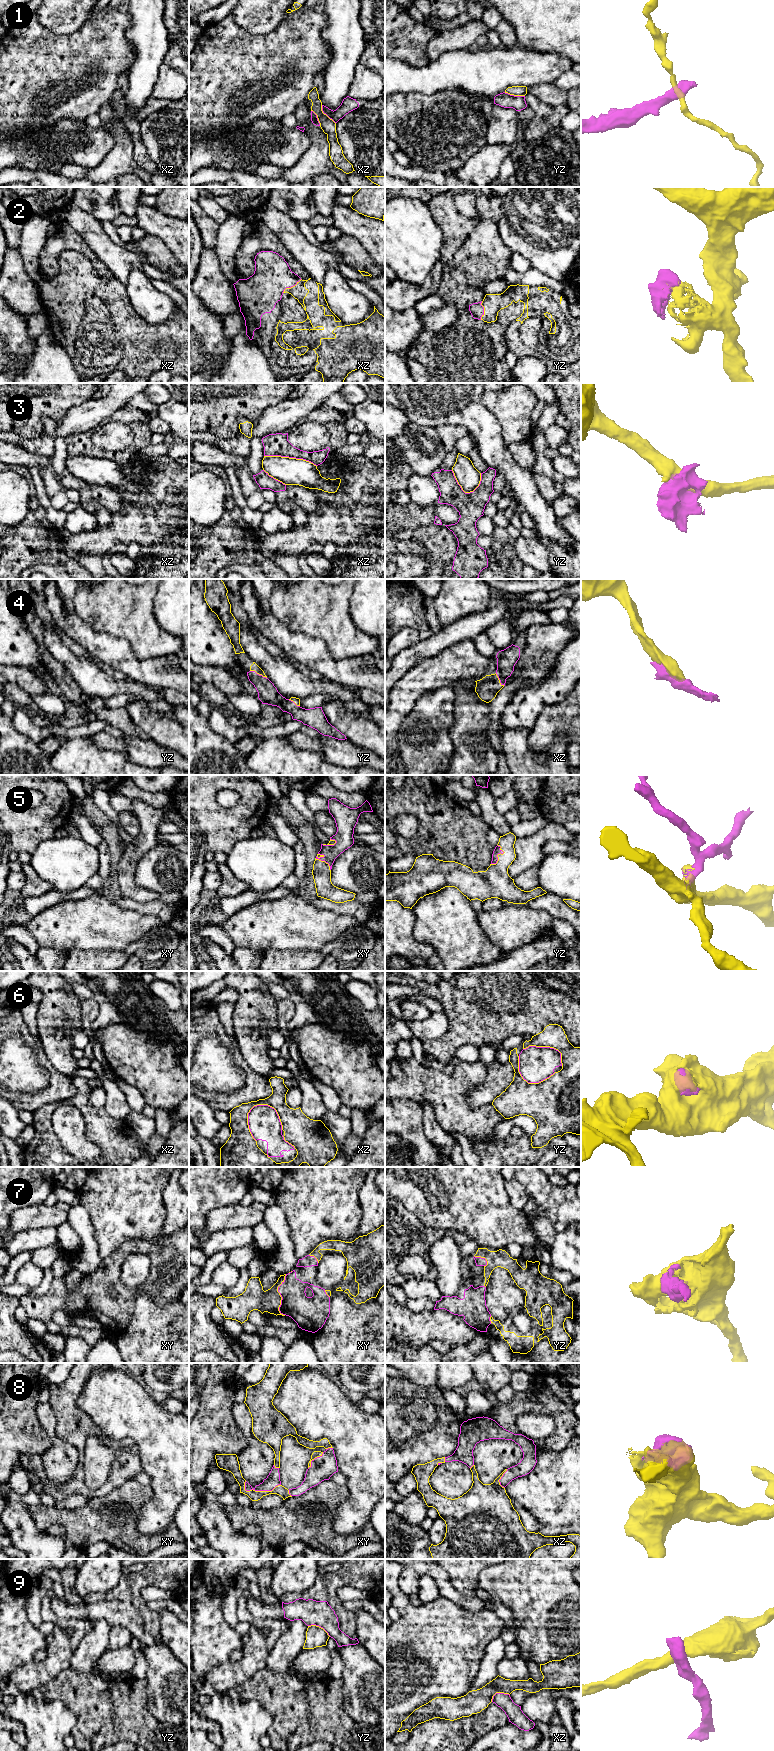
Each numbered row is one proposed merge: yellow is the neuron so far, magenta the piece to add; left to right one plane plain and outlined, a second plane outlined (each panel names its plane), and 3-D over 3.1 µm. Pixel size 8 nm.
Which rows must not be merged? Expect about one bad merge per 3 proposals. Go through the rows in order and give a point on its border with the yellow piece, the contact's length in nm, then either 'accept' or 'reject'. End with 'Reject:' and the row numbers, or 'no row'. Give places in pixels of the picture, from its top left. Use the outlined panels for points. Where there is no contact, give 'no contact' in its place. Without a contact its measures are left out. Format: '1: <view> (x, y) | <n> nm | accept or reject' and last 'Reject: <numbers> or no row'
1: xz (325, 114) | 190 nm | reject
2: xz (291, 287) | 190 nm | accept
3: xz (290, 458) | 440 nm | reject
4: yz (258, 673) | 150 nm | accept
5: xy (324, 861) | 170 nm | accept
6: xz (247, 1117) | 320 nm | reject
7: xy (280, 1295) | 340 nm | accept
8: xy (262, 1491) | 300 nm | accept
9: yz (318, 1626) | 200 nm | reject
Reject: 1, 3, 6, 9

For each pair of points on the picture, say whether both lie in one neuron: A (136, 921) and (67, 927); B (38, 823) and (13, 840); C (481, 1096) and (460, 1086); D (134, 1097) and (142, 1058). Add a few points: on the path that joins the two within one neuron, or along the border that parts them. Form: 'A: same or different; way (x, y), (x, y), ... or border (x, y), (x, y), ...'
A: same; way (119, 925), (84, 925)
B: same; way (32, 826), (26, 827), (19, 834)
C: different; border (479, 1085), (467, 1097), (467, 1102), (470, 1106)
D: different; border (120, 1079), (134, 1086), (146, 1103)

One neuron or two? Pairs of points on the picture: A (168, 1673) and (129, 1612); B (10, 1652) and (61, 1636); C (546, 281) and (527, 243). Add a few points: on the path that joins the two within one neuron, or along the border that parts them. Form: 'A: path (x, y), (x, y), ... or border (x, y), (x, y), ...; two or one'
A: border (162, 1642), (143, 1647); two
B: border (45, 1635), (46, 1649); two
C: border (530, 267), (561, 282); two

